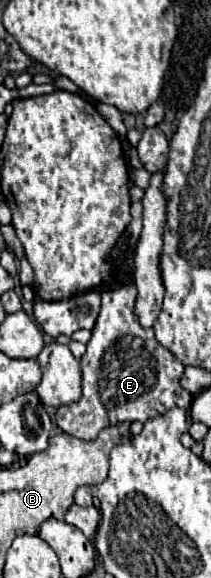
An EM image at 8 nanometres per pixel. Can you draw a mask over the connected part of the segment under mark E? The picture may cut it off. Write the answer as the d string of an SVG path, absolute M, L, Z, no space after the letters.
M124 277L118 283L102 289L100 317L96 321L96 327L92 329L92 339L88 341L88 351L80 359L82 397L80 397L80 401L76 401L72 405L62 405L56 409L56 425L72 437L92 441L98 435L98 431L112 427L112 425L134 423L134 421L144 423L152 417L164 415L168 409L174 409L174 407L190 409L192 395L180 387L180 375L184 371L184 365L154 339L152 329L142 329L138 325L138 321L132 313L134 301L136 301L136 285L130 277Z

